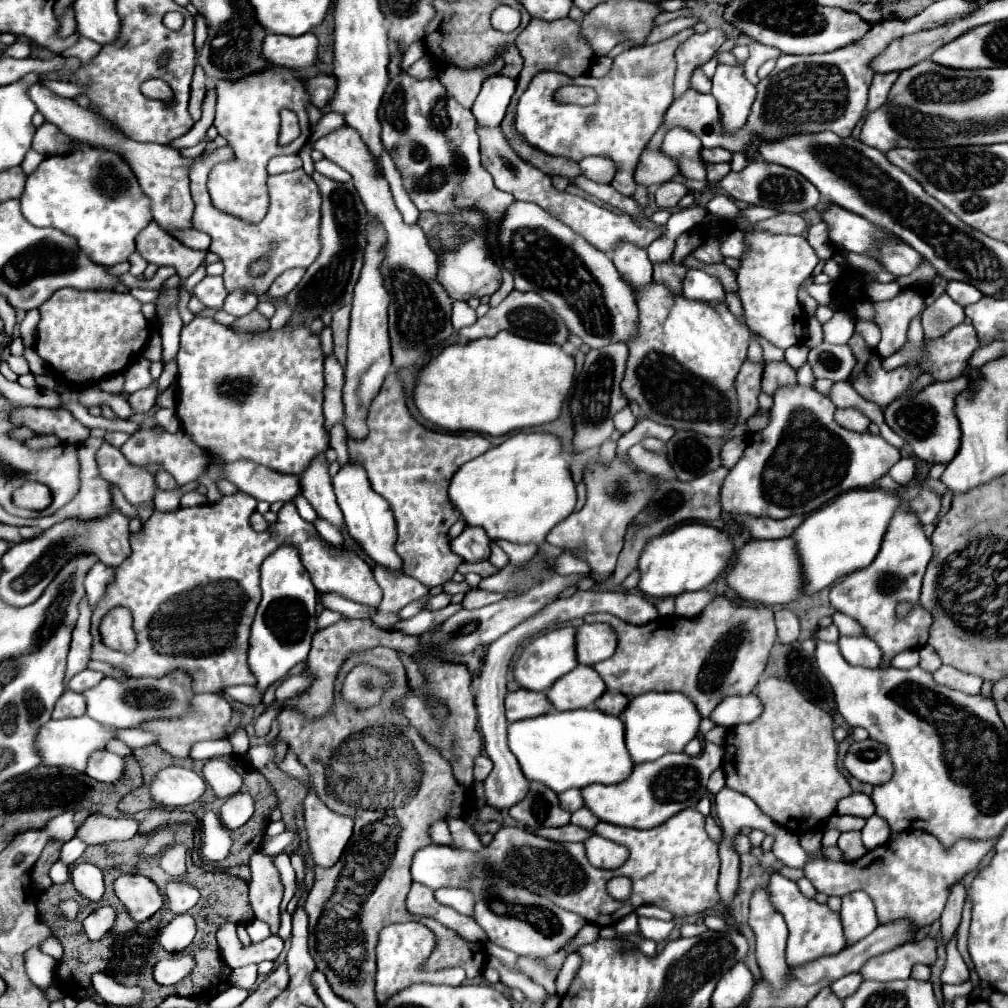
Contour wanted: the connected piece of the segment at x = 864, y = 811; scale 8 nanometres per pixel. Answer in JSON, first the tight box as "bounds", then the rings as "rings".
{"bounds":[836,794,874,818],"rings":[[[852,794],[852,796],[846,796],[838,802],[836,812],[860,816],[860,818],[870,818],[874,814],[874,804],[872,804],[870,796],[866,796],[866,794]]]}

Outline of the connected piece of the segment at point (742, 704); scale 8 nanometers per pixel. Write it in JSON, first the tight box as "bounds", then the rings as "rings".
{"bounds":[712,696,762,728],"rings":[[[730,696],[716,706],[716,712],[712,712],[712,720],[724,728],[734,728],[736,724],[756,720],[760,712],[762,702],[758,696]]]}

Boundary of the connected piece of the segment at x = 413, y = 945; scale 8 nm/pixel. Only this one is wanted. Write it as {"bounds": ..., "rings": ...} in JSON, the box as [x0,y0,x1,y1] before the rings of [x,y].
{"bounds":[376,922,464,1004],"rings":[[[406,922],[406,924],[392,924],[380,932],[380,942],[376,948],[378,954],[378,972],[376,972],[376,998],[382,1004],[392,992],[406,988],[412,982],[436,982],[436,984],[462,984],[464,970],[450,968],[446,972],[426,972],[424,964],[434,948],[432,932],[420,922]]]}

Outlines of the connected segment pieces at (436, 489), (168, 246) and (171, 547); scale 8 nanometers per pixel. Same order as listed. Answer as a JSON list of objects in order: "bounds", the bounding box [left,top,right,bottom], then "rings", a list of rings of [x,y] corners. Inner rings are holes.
[{"bounds":[348,372,490,588],"rings":[[[394,372],[384,380],[384,388],[368,412],[368,440],[348,440],[348,450],[350,458],[366,468],[374,492],[386,498],[392,506],[398,526],[396,552],[404,560],[404,574],[434,588],[452,580],[456,568],[462,564],[448,544],[448,528],[460,518],[460,514],[448,504],[448,482],[464,462],[484,454],[490,448],[490,442],[482,434],[428,430],[422,424],[416,424],[400,398],[388,396],[404,396],[404,388]]]},{"bounds":[136,222,208,280],"rings":[[[156,222],[136,236],[136,250],[146,262],[176,268],[182,280],[186,280],[208,254],[208,250],[192,250],[174,236],[160,232],[160,228],[156,228]]]},{"bounds":[92,492,382,692],"rings":[[[244,492],[224,496],[218,504],[204,504],[198,508],[176,508],[172,512],[158,512],[146,520],[146,526],[130,536],[132,554],[120,566],[116,566],[116,582],[108,588],[106,596],[96,604],[92,614],[92,660],[102,660],[120,668],[130,678],[162,678],[174,670],[184,670],[192,680],[192,692],[222,692],[226,686],[248,684],[254,686],[256,678],[246,664],[250,626],[260,602],[260,564],[276,552],[280,546],[294,546],[300,552],[300,560],[308,570],[318,594],[340,594],[358,604],[378,608],[382,602],[382,590],[376,584],[372,568],[354,552],[336,550],[328,546],[316,532],[314,524],[300,518],[294,502],[284,504],[278,510],[278,520],[264,532],[250,528],[248,518],[256,508],[256,500]],[[116,606],[124,606],[132,612],[134,632],[138,646],[129,654],[114,651],[100,638],[100,622]]]}]

